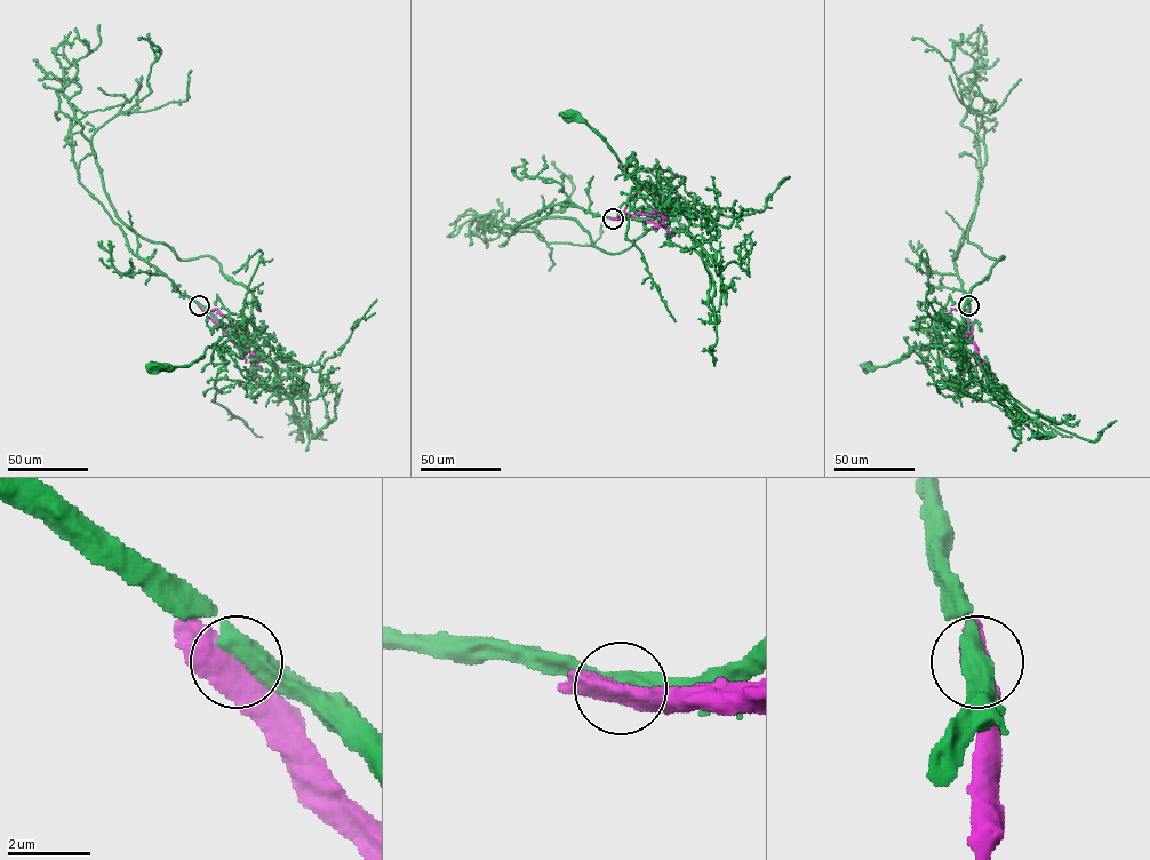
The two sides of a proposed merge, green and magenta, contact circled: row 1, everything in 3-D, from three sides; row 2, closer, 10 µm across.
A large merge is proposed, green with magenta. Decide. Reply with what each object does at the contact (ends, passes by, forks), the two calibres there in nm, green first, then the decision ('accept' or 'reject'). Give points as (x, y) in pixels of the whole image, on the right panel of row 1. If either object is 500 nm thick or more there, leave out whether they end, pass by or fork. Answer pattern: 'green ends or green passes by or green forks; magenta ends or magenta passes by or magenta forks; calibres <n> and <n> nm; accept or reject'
calibres 420 and 550 nm; reject

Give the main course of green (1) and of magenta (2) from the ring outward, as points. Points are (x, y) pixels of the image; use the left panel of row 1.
1: (200, 305), (225, 331), (253, 342), (250, 337), (234, 336), (207, 347), (204, 355), (188, 365), (158, 366)
2: (200, 305), (208, 317), (248, 349), (253, 357), (249, 371), (255, 373)

